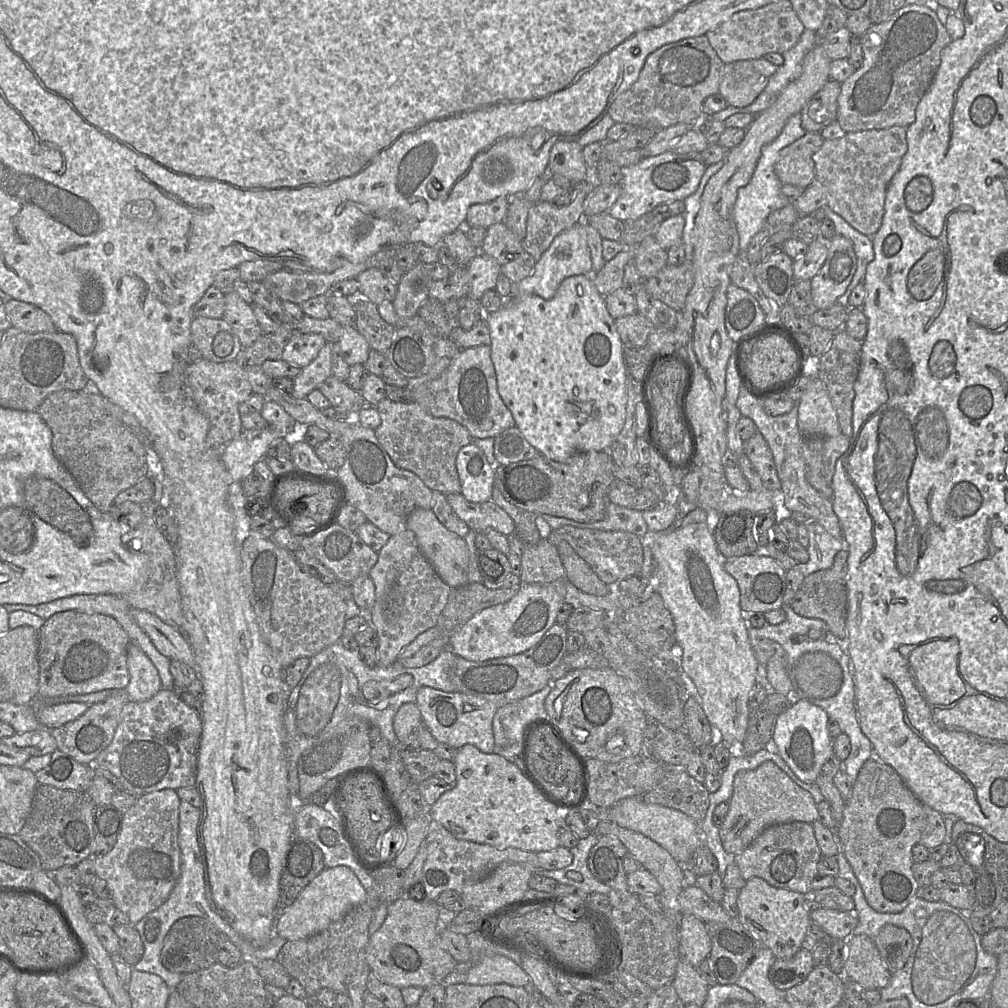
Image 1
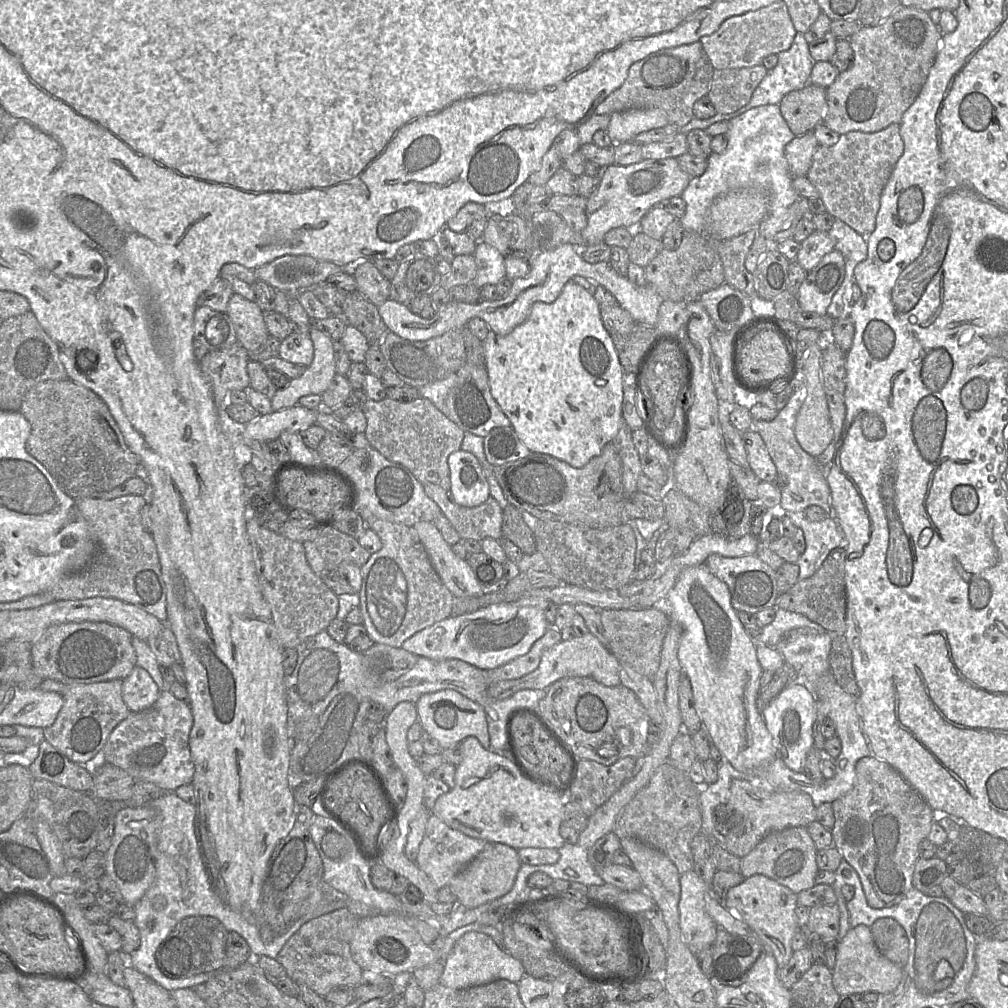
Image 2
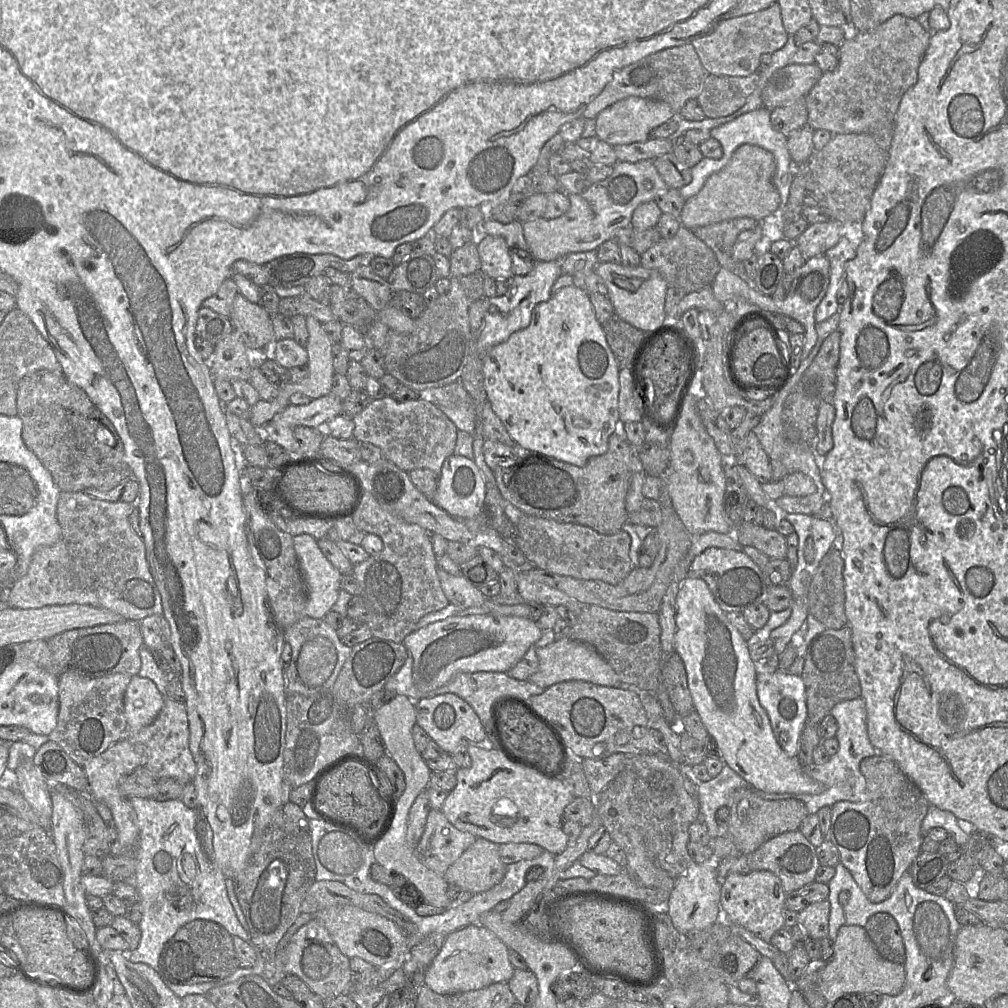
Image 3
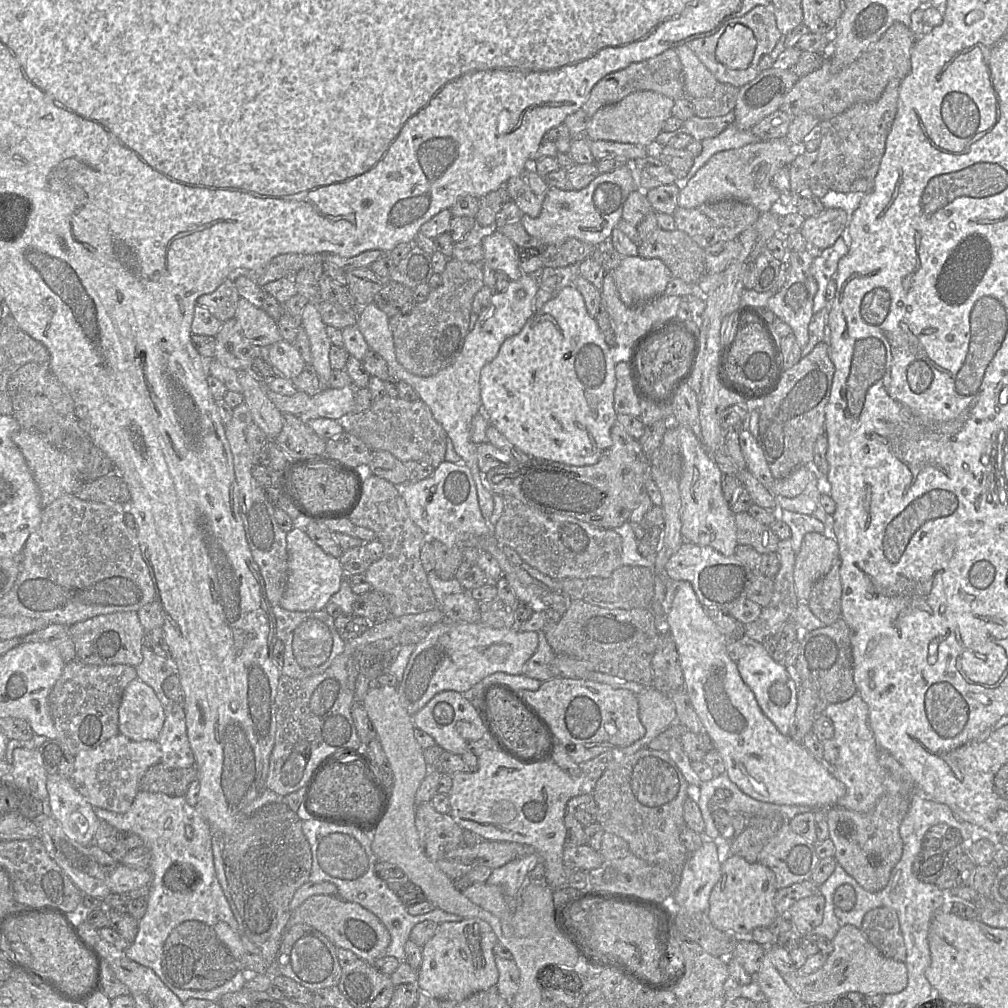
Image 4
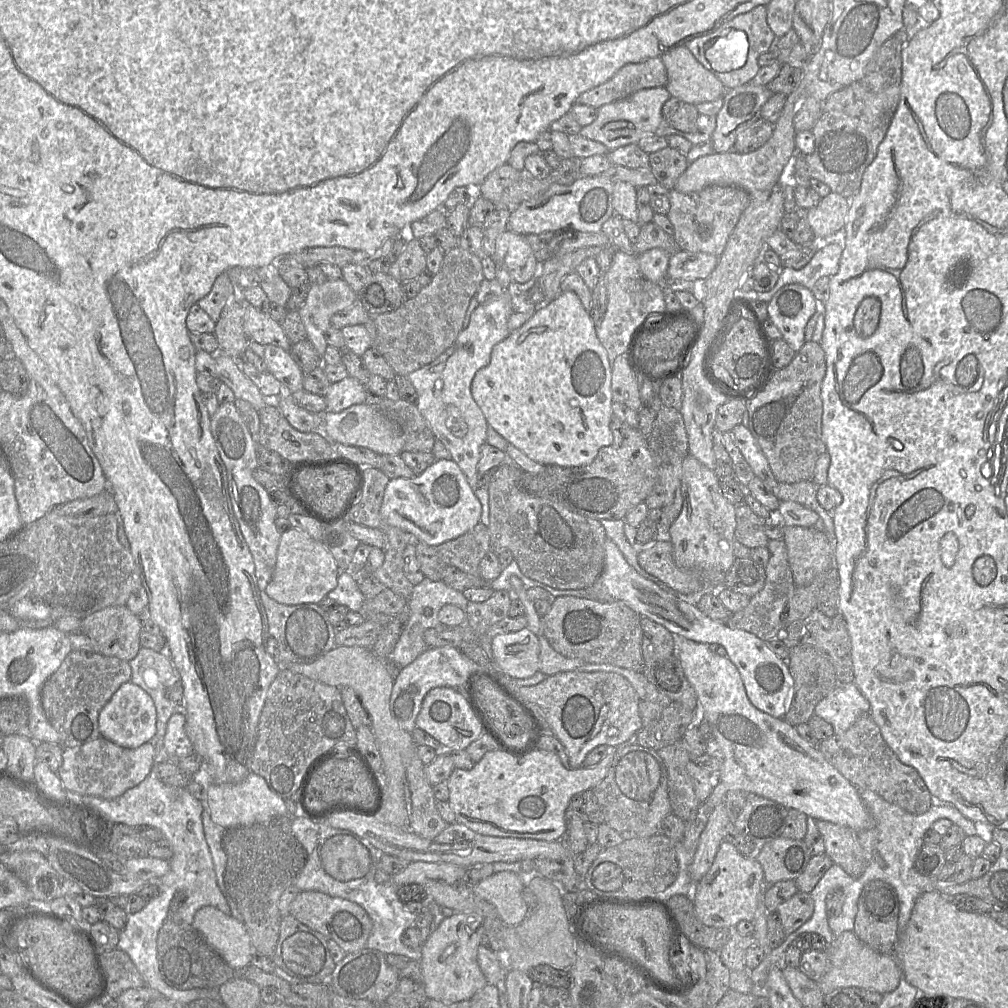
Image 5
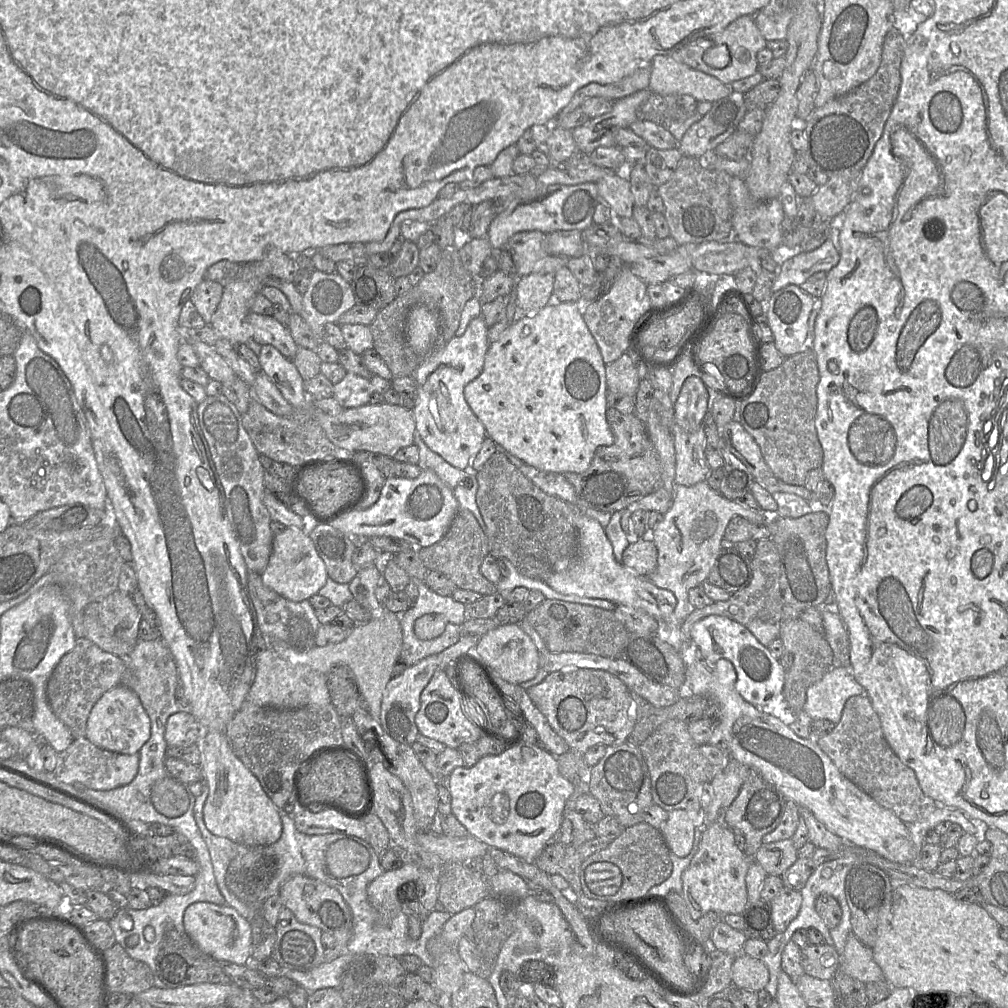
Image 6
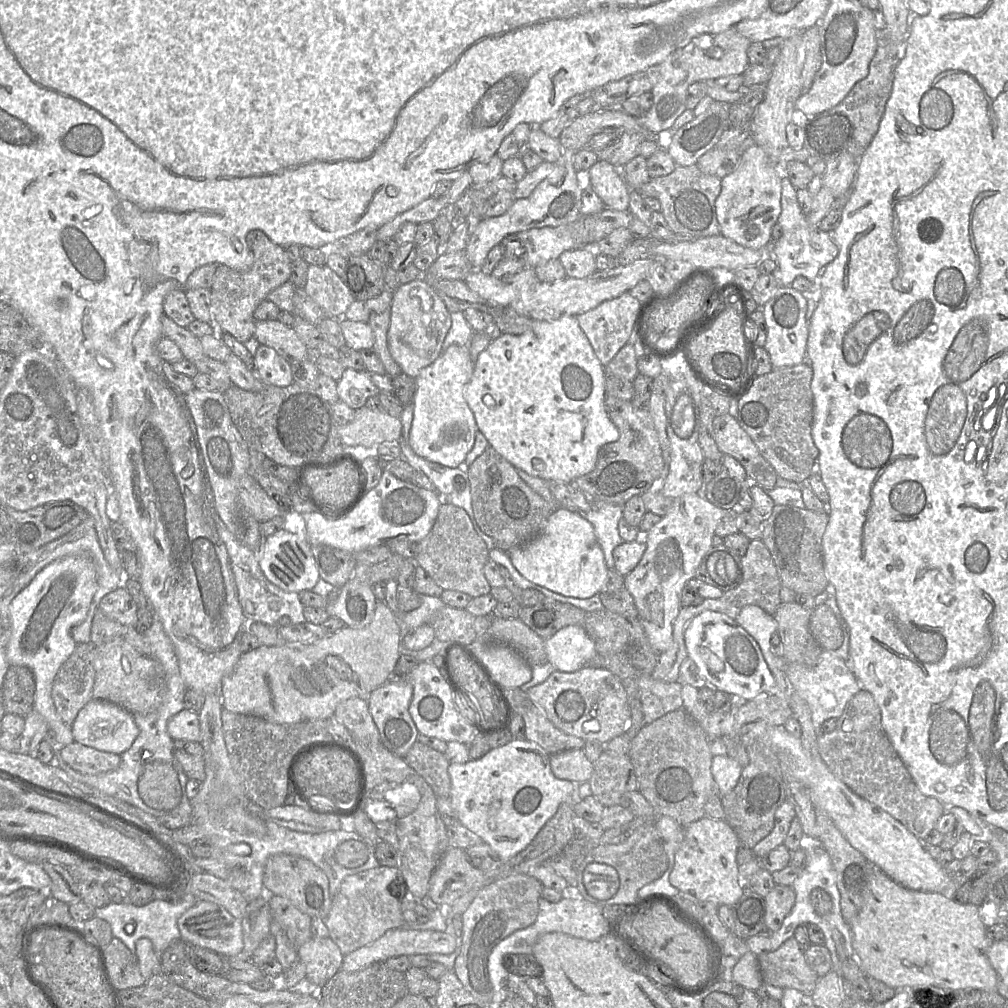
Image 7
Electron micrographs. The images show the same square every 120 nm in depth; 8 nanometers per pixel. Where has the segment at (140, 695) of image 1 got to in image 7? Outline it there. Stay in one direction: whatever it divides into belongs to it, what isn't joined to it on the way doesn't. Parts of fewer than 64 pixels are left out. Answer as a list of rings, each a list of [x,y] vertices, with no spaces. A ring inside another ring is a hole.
[[[98,699],[90,700],[78,712],[71,730],[74,742],[118,755],[127,751],[139,734],[139,728],[132,713],[115,703]]]

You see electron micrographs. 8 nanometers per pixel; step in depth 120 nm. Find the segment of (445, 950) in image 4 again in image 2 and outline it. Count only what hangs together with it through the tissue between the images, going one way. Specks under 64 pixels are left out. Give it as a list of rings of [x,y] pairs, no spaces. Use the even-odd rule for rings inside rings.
[[[471,931],[461,936],[447,955],[439,984],[453,989],[485,985],[497,980],[517,984],[525,975],[521,961],[500,948],[488,935]]]

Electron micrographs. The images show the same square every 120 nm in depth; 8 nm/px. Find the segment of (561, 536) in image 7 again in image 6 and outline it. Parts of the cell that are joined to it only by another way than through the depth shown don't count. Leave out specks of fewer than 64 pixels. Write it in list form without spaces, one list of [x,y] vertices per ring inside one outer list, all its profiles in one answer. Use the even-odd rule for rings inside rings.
[[[581,514],[576,518],[576,527],[578,531],[576,553],[564,564],[559,564],[544,579],[548,586],[562,594],[609,600],[616,605],[642,609],[656,620],[669,619],[677,604],[672,592],[657,587],[647,577],[639,576],[618,563],[604,528],[595,519]]]

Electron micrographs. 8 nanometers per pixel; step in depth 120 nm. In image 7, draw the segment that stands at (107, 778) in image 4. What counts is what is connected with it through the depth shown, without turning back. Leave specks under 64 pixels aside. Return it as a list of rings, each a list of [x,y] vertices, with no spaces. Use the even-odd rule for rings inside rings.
[[[78,742],[60,748],[60,757],[72,769],[87,775],[106,773],[117,769],[121,756],[104,752]]]

